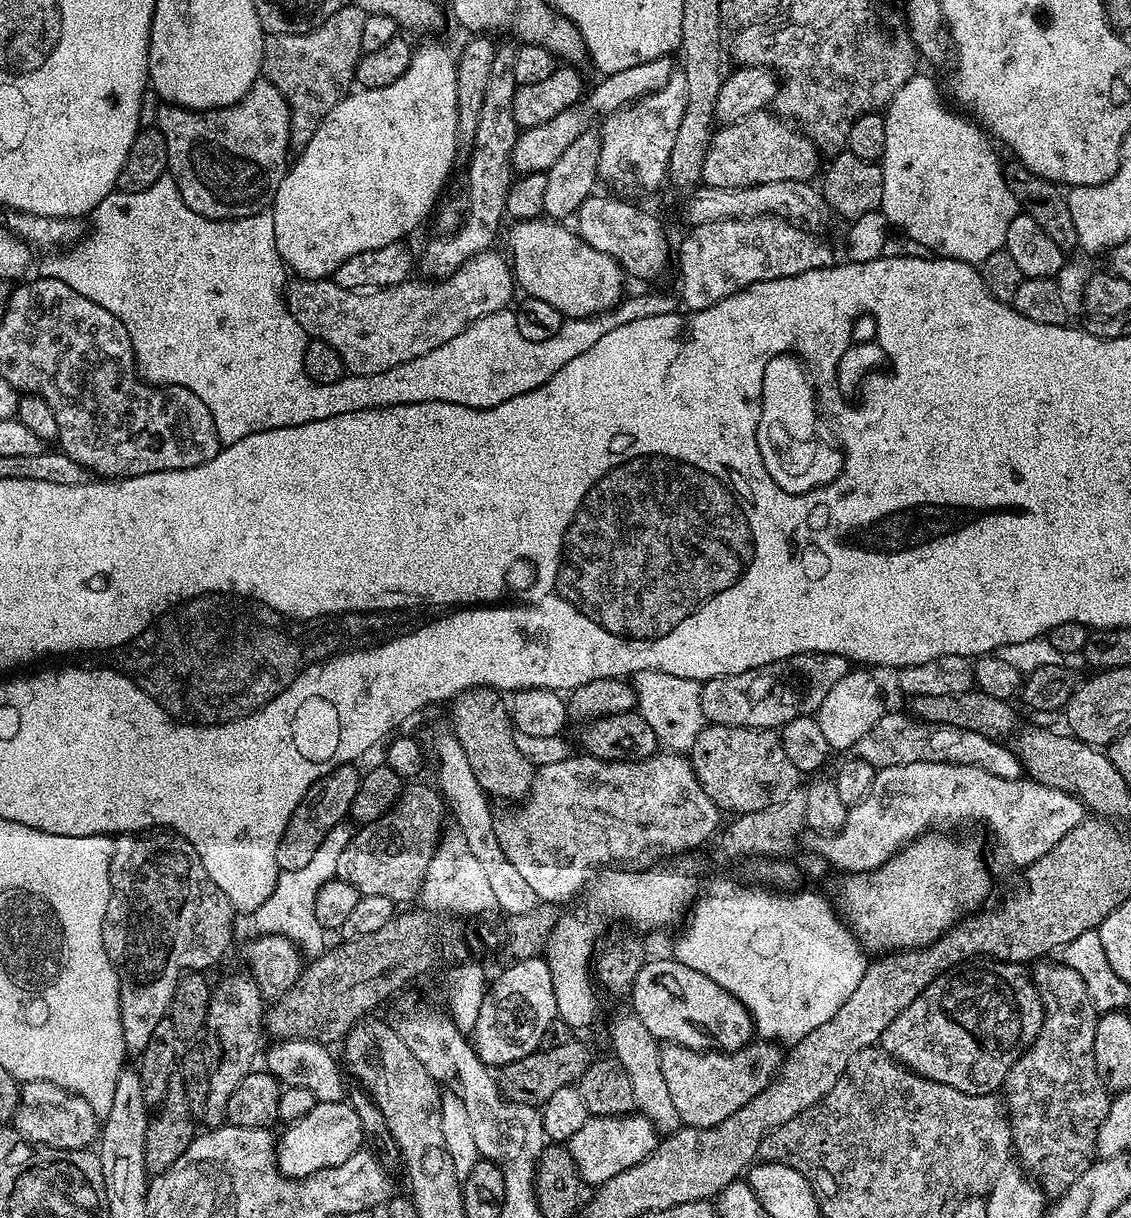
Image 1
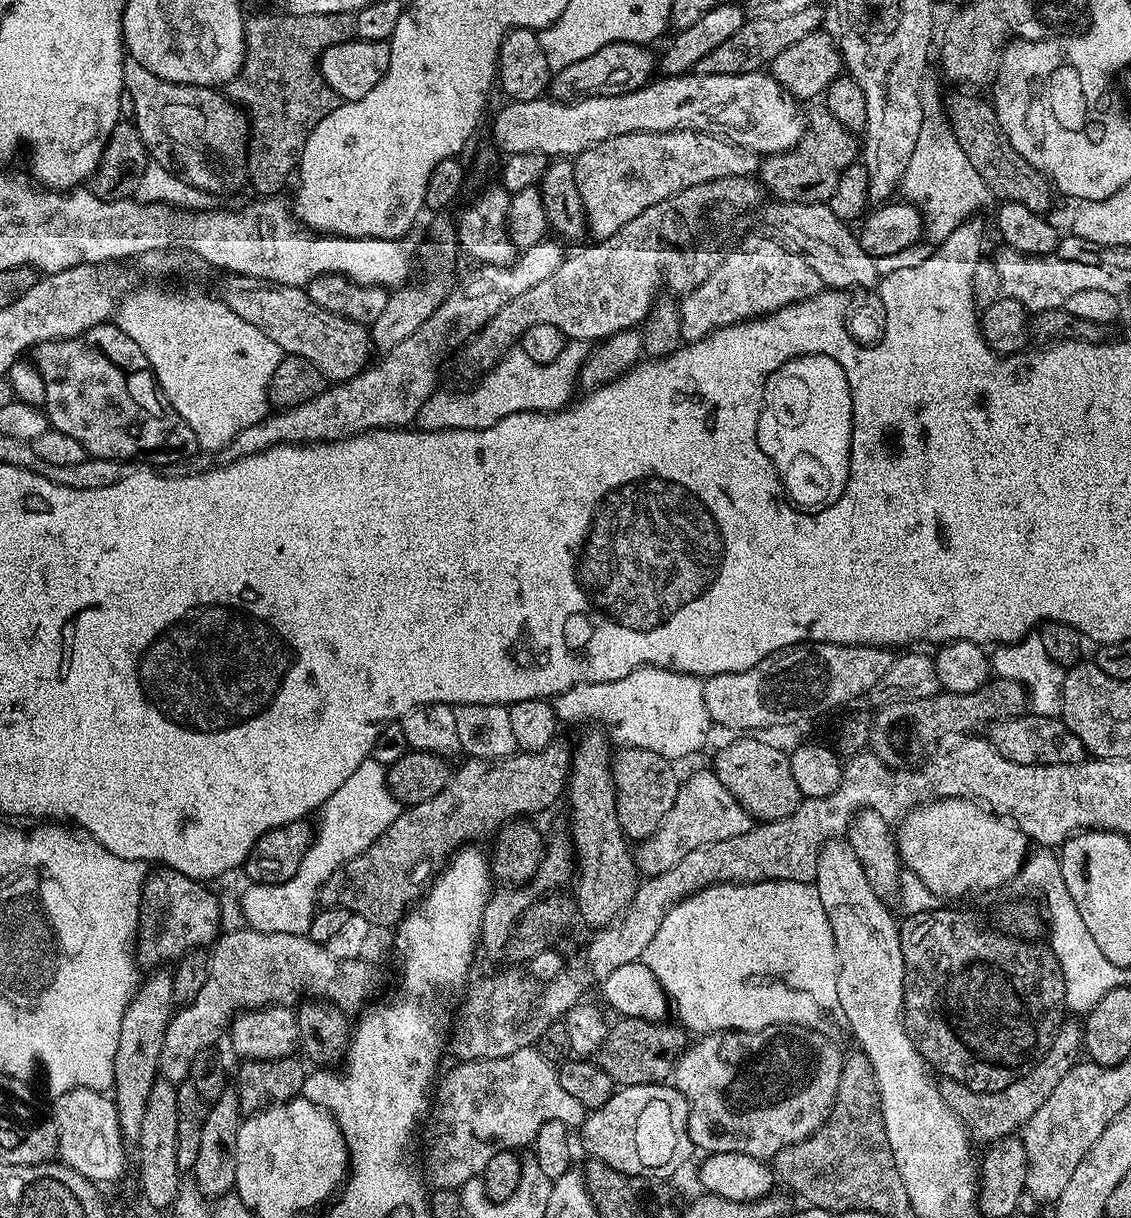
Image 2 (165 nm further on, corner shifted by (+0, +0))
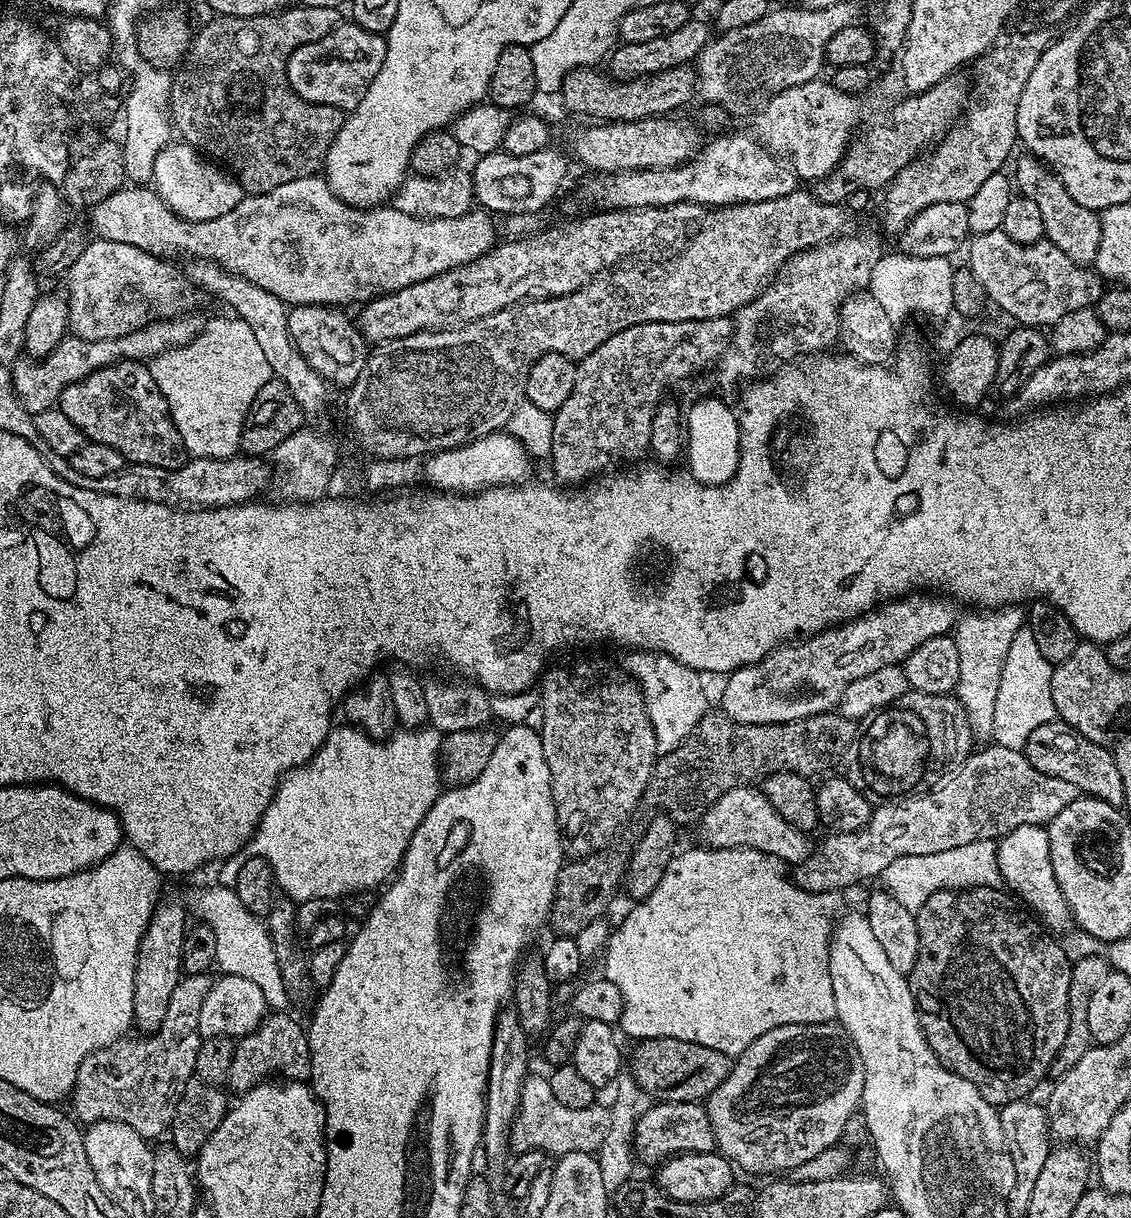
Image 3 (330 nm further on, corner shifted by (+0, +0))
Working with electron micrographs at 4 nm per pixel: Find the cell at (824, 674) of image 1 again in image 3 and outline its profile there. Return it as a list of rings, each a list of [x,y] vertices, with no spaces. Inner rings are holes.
[[[909,594],[887,601],[835,628],[817,632],[815,636],[799,642],[789,642],[758,662],[731,673],[725,679],[728,681],[724,684],[719,707],[724,715],[743,724],[785,724],[791,720],[807,720],[810,716],[831,713],[839,705],[842,694],[846,694],[846,686],[850,686],[850,682],[866,678],[866,674],[874,674],[874,670],[882,670],[882,666],[903,665],[908,656],[922,646],[922,642],[935,636],[949,635],[958,623],[955,607],[957,605],[951,599],[936,594]]]

